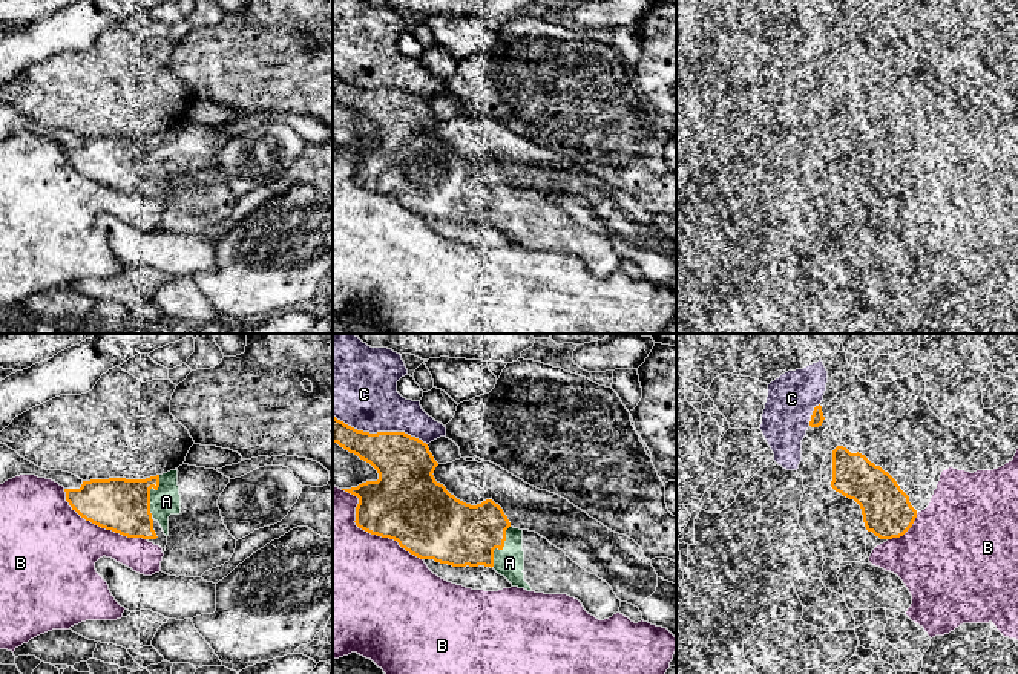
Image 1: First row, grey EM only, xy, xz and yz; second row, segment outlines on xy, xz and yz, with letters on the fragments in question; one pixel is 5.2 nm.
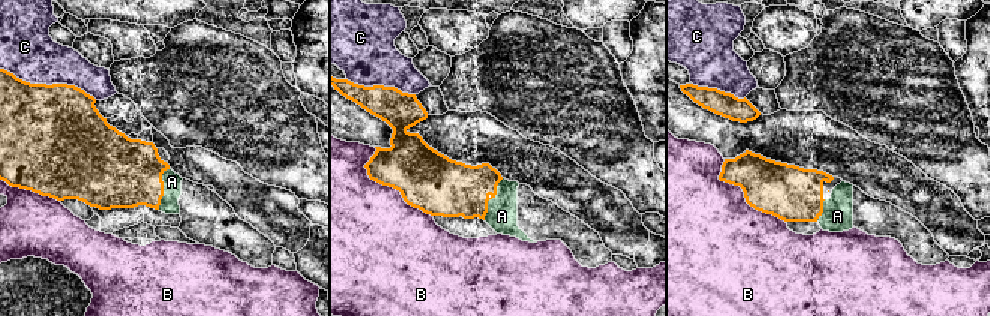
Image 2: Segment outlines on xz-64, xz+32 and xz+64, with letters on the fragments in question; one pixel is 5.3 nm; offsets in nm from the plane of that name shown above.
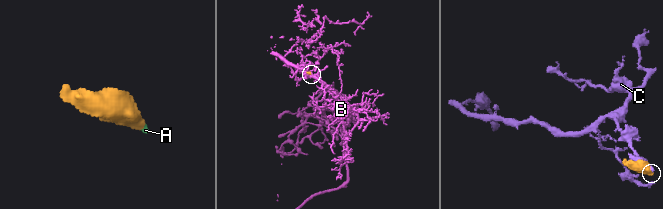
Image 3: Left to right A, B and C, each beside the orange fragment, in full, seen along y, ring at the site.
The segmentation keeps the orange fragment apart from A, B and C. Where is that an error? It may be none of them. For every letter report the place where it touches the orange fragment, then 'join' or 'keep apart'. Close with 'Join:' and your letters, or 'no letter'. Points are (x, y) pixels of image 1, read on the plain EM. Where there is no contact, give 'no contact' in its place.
A: contact xz (500, 206); join
B: contact xz (368, 189); keep apart
C: contact xz (380, 89); keep apart
Join: A

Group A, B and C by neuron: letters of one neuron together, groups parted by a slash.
A / B / C

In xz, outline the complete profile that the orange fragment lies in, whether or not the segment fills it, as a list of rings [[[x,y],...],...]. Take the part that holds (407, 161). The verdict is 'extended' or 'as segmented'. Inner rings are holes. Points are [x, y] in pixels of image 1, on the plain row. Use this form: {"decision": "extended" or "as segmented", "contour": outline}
{"decision": "extended", "contour": [[[333,72],[333,100],[337,100],[350,110],[354,110],[360,116],[369,119],[379,130],[377,138],[366,138],[357,144],[342,146],[359,155],[354,178],[359,185],[371,191],[394,196],[402,205],[420,216],[434,216],[435,219],[452,224],[484,222],[504,233],[512,244],[544,251],[567,251],[578,256],[584,267],[599,277],[619,270],[621,257],[606,237],[599,236],[596,231],[587,230],[563,207],[552,202],[538,190],[514,185],[503,165],[492,156],[471,162],[451,152],[443,141],[435,138],[432,130],[438,119],[429,109],[428,101],[422,97],[405,89],[369,90],[357,87]]]}

